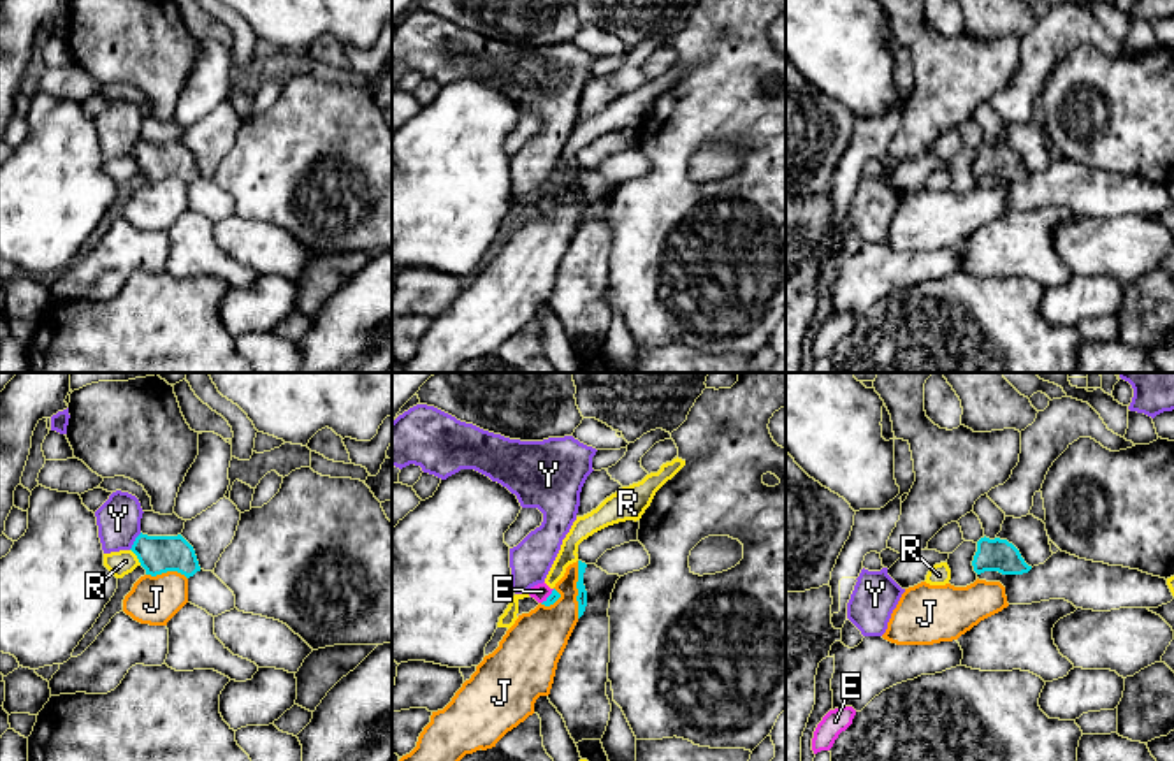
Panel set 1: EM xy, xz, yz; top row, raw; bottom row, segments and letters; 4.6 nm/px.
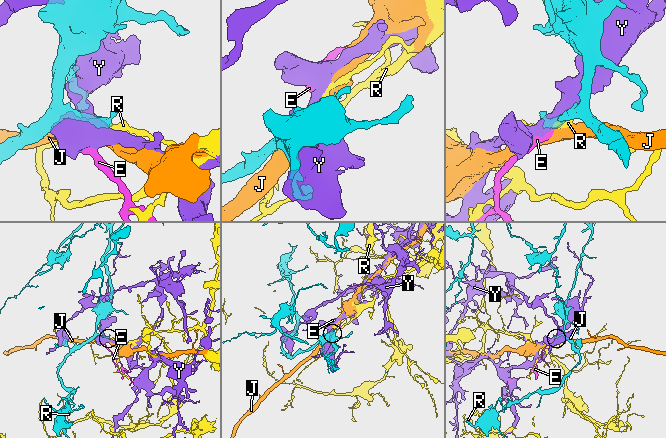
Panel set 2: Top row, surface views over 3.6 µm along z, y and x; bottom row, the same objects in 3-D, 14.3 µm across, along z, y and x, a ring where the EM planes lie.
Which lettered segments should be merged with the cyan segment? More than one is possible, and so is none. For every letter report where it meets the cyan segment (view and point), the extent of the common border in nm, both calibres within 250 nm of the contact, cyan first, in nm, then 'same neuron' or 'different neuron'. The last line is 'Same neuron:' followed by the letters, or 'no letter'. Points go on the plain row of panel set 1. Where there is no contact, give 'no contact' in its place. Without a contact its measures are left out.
E: xz (549, 202) | 90 nm | 50/80 nm | same neuron
J: xz (577, 194) | 260 nm | 50/220 nm | different neuron
R: xy (137, 164) | 90 nm | 180/120 nm | different neuron
Y: xy (134, 148) | 100 nm | 180/200 nm | different neuron
Same neuron: E

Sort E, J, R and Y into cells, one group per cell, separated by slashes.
E / J / R / Y

